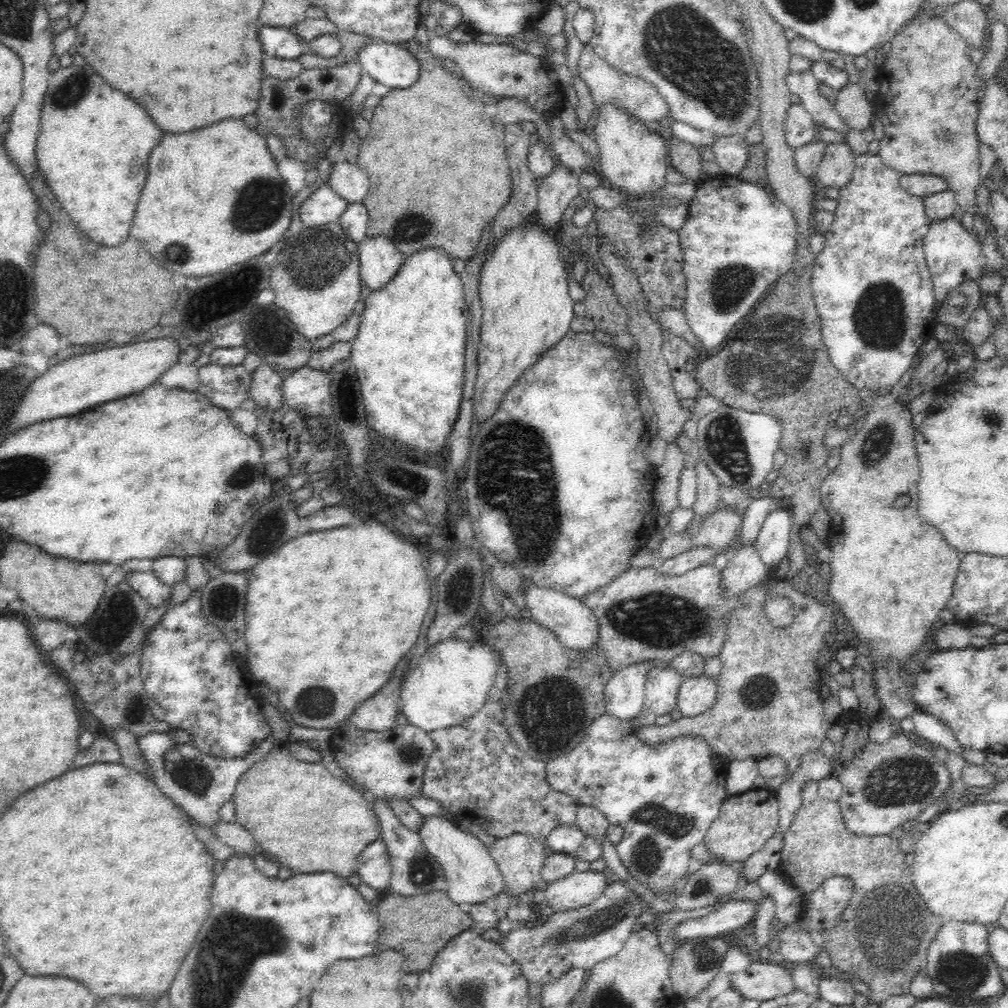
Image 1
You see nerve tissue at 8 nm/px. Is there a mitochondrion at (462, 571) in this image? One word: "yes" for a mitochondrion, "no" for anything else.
yes

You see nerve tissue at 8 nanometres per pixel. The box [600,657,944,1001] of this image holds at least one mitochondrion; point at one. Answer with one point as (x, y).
(889, 944)

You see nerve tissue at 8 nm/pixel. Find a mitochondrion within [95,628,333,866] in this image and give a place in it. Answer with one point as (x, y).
(192, 775)

